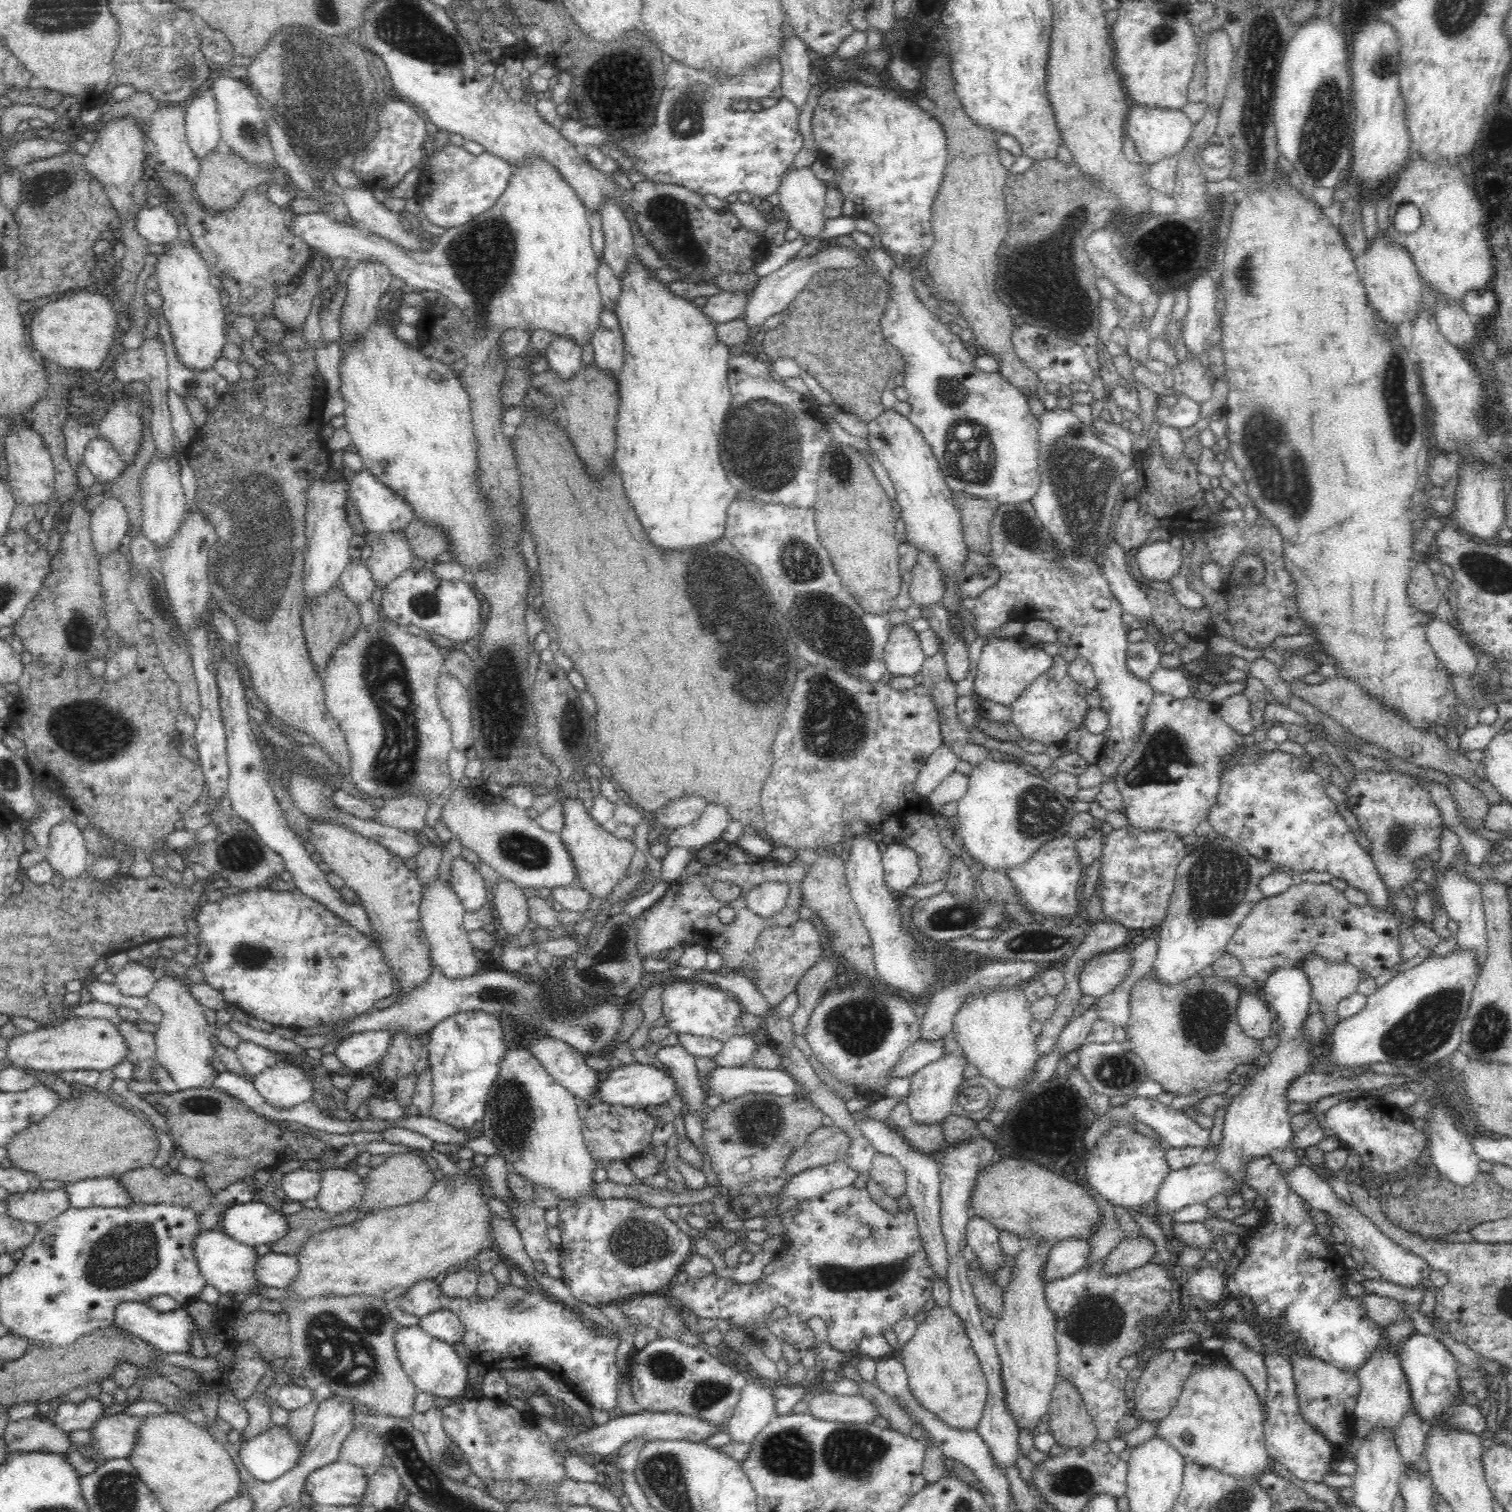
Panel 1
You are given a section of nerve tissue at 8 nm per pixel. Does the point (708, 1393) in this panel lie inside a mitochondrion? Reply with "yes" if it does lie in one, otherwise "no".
yes

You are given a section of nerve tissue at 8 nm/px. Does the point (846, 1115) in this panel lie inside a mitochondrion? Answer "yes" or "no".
no

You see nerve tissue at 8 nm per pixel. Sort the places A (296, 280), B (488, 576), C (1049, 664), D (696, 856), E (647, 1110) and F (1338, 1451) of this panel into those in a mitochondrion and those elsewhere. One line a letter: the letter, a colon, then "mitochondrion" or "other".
A: other
B: other
C: other
D: other
E: other
F: other

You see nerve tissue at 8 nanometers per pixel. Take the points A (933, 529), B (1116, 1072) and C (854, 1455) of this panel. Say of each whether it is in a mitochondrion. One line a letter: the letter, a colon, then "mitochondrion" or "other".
A: other
B: mitochondrion
C: mitochondrion

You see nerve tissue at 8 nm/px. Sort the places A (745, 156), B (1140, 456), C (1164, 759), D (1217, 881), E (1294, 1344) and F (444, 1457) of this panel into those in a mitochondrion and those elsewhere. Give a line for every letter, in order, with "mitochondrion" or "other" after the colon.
A: other
B: other
C: mitochondrion
D: mitochondrion
E: other
F: mitochondrion

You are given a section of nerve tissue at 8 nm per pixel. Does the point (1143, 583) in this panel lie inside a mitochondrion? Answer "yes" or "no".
no

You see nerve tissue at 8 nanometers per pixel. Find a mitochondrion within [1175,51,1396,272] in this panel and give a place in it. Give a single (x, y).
(1323, 143)

